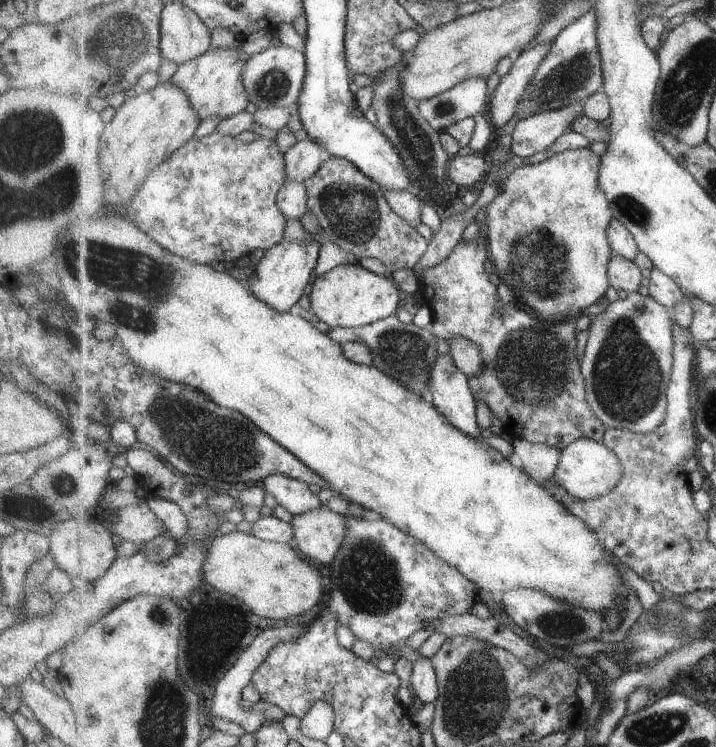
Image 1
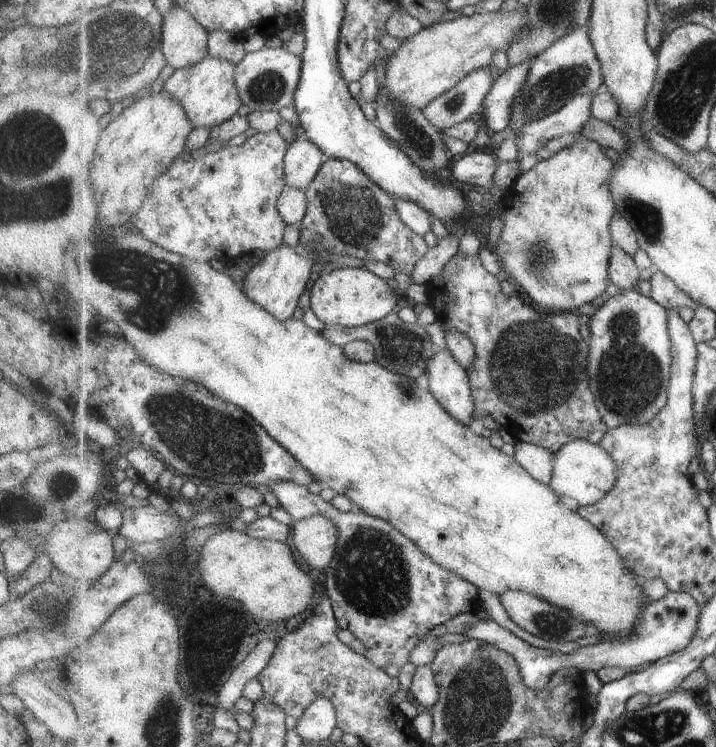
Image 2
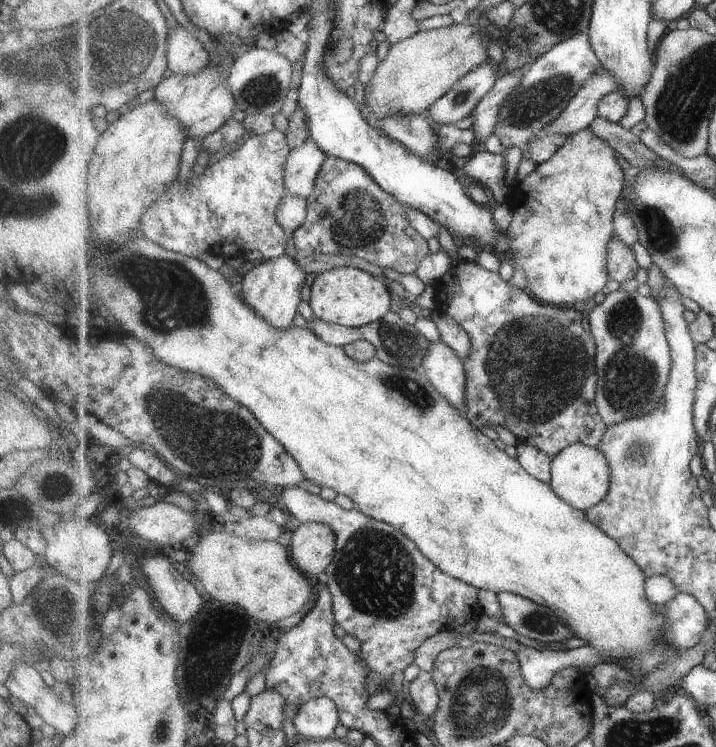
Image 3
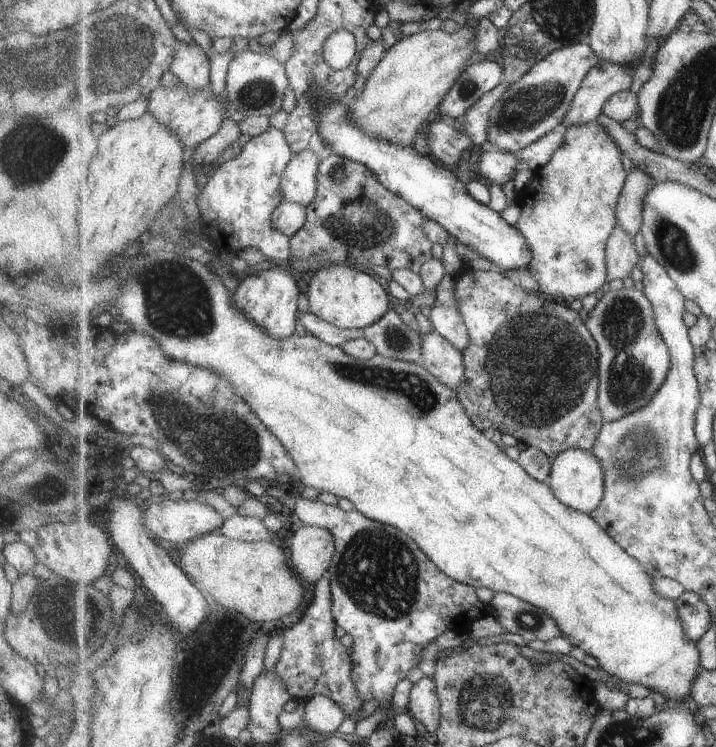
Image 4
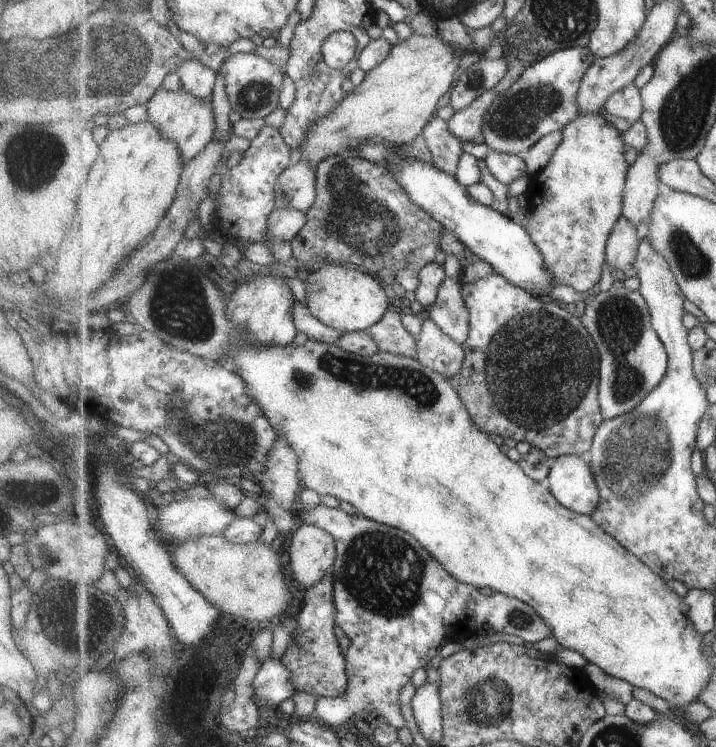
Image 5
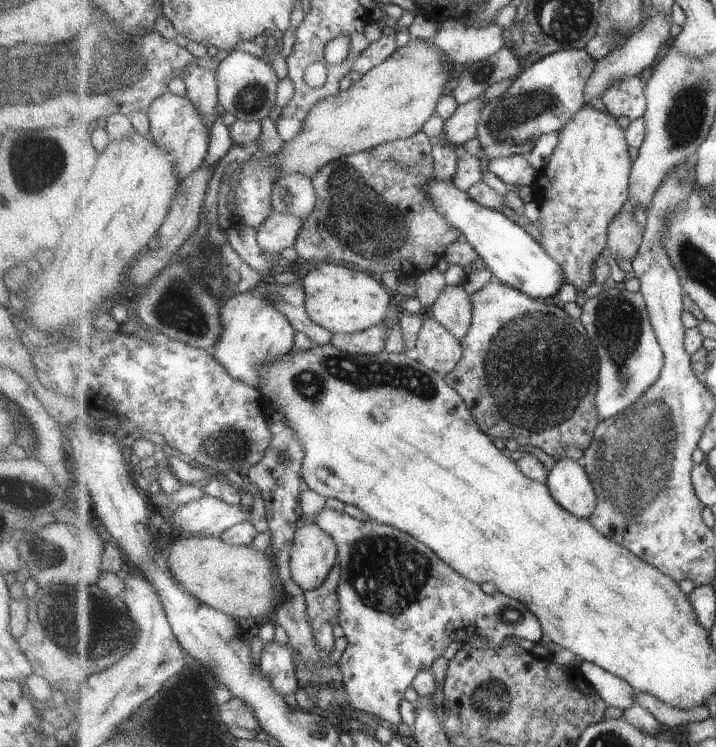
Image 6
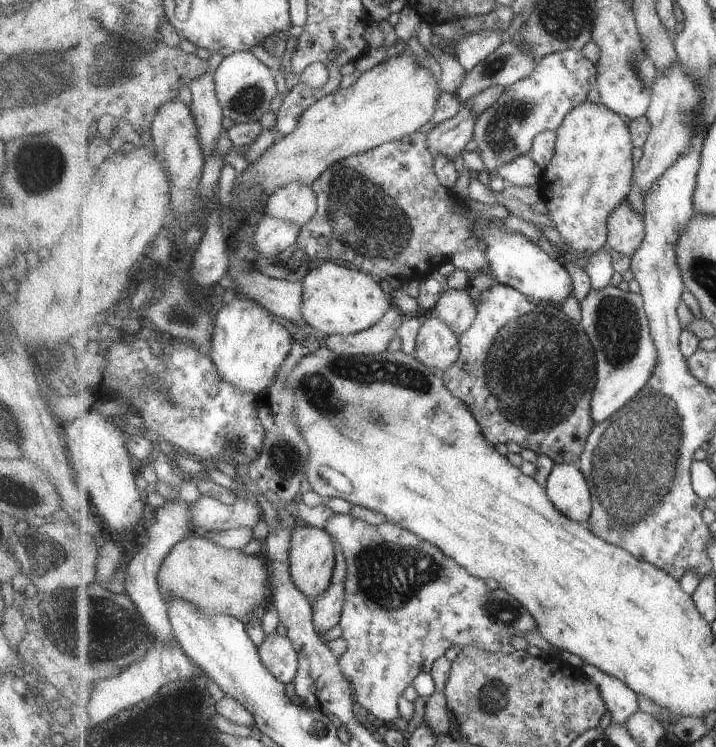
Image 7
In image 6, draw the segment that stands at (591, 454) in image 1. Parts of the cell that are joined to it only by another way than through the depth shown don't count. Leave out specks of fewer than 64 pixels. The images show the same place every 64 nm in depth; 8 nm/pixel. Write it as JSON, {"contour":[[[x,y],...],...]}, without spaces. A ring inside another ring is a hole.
{"contour":[[[561,460],[545,482],[555,502],[577,518],[589,519],[597,506],[597,491],[580,461]]]}

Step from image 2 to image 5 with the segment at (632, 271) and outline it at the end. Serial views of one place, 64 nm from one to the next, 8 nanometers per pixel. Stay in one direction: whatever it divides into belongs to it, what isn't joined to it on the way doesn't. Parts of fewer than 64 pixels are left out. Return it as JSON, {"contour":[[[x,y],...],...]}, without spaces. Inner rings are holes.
{"contour":[[[621,216],[611,230],[606,248],[606,264],[619,272],[625,272],[635,264],[640,242],[635,226],[627,216]]]}

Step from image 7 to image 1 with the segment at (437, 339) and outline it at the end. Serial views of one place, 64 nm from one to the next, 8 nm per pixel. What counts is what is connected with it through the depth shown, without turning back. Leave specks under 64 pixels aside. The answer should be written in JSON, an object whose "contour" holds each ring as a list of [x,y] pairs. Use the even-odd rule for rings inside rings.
{"contour":[[[440,354],[437,358],[431,370],[429,392],[433,395],[435,406],[443,412],[443,416],[447,416],[447,420],[451,420],[451,424],[455,424],[471,438],[485,439],[477,422],[477,399],[472,391],[472,379],[459,370],[459,366],[453,362],[449,354]]]}

